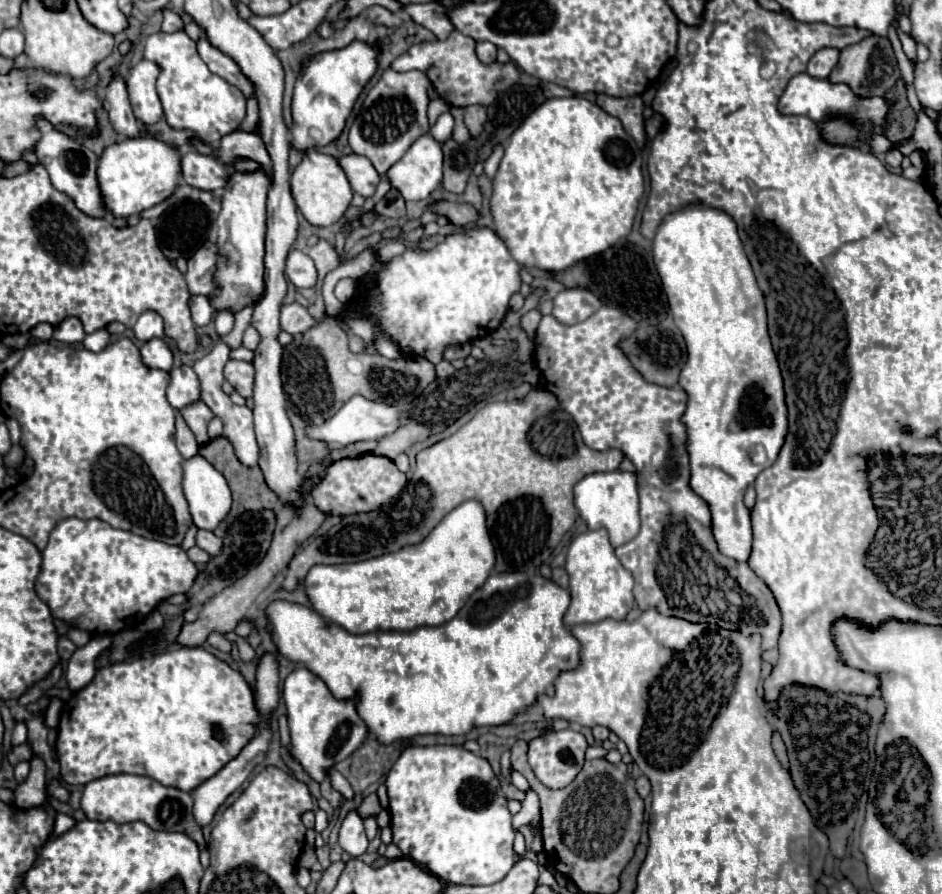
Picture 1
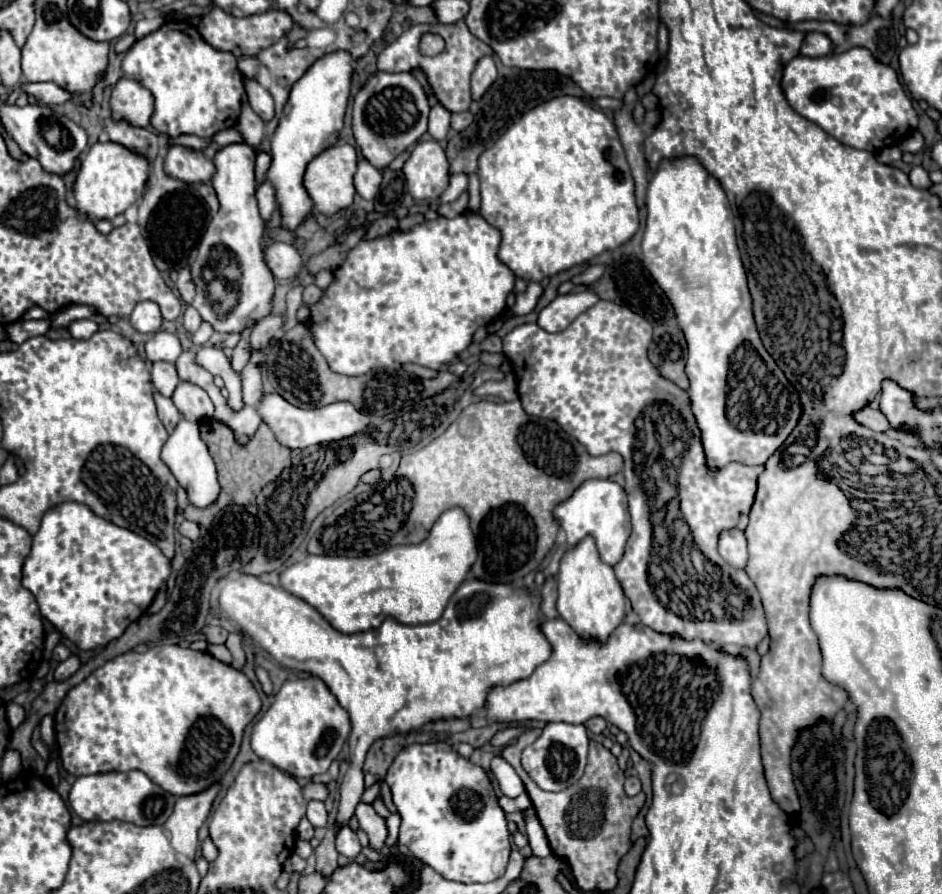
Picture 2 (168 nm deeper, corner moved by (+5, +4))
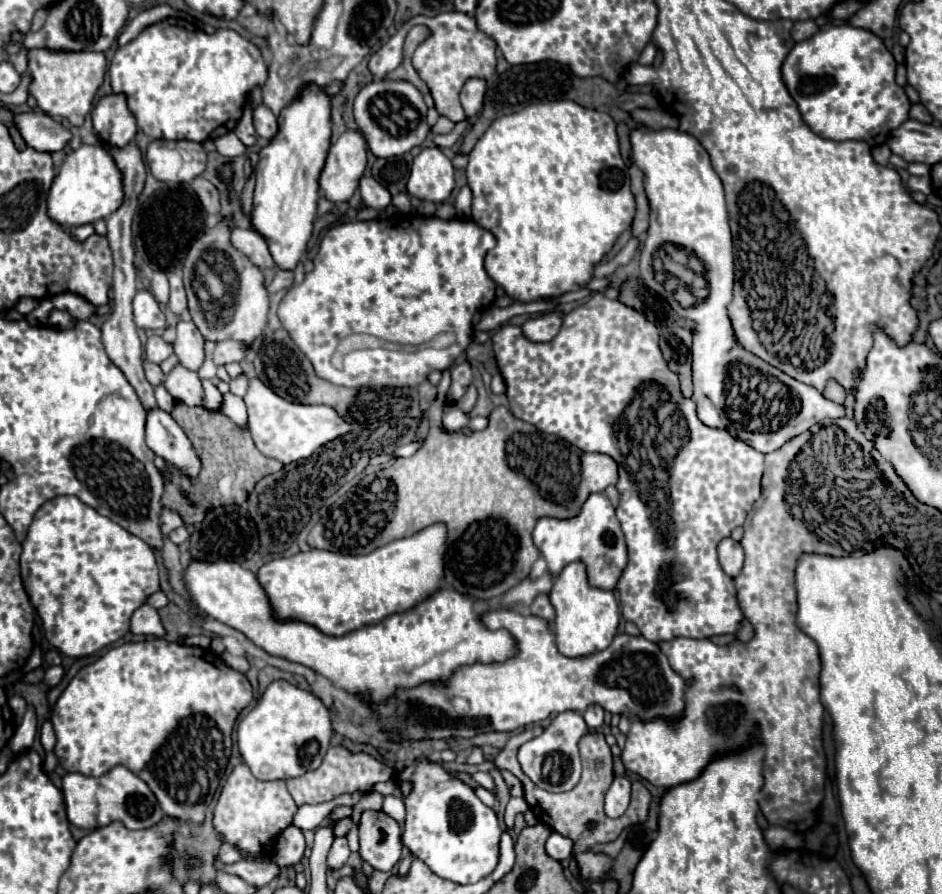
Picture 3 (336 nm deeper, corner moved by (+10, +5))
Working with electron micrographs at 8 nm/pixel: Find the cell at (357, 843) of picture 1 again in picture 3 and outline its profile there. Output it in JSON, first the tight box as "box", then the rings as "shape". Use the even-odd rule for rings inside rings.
{"box":[328,837,350,871],"shape":[[[336,837],[332,847],[330,847],[330,853],[328,853],[328,869],[336,871],[340,869],[342,865],[346,865],[348,861],[348,855],[350,855],[350,849],[348,849],[348,841],[346,837]]]}

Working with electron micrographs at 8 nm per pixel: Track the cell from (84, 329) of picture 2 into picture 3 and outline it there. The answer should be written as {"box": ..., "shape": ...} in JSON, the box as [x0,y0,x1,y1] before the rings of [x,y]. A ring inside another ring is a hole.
{"box":[48,309,74,327],"shape":[[[52,309],[50,315],[48,315],[48,325],[54,325],[54,327],[70,327],[72,323],[74,323],[74,319],[68,313],[60,311],[60,309]]]}

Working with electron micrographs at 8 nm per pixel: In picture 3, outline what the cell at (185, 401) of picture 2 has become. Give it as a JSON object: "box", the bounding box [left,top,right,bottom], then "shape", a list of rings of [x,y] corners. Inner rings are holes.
{"box":[164,365,204,405],"shape":[[[176,365],[164,379],[164,387],[176,401],[184,401],[186,405],[202,405],[204,391],[196,373]]]}

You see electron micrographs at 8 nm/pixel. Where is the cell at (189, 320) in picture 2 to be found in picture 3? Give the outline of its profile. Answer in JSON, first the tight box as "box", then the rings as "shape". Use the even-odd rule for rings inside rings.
{"box":[174,321,204,371],"shape":[[[192,321],[178,323],[174,353],[178,361],[190,371],[198,371],[200,365],[204,363],[204,337],[200,335]]]}

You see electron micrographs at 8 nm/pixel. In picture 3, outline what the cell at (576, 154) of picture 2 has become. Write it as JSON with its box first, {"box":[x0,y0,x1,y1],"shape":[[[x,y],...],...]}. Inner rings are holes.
{"box":[466,99,636,303],"shape":[[[566,99],[526,105],[522,111],[498,117],[472,149],[466,177],[472,189],[472,221],[496,237],[496,247],[486,255],[486,271],[518,303],[584,289],[594,279],[594,267],[610,253],[636,213],[614,119]]]}

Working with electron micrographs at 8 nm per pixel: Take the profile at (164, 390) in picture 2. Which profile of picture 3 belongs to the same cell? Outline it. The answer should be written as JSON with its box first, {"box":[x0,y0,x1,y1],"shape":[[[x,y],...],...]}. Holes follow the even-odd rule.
{"box":[144,361,164,385],"shape":[[[144,361],[144,375],[146,375],[146,379],[148,379],[148,383],[150,385],[158,385],[158,383],[162,383],[162,379],[164,379],[164,373],[160,371],[160,367],[156,365],[156,363],[150,363],[150,361]]]}

